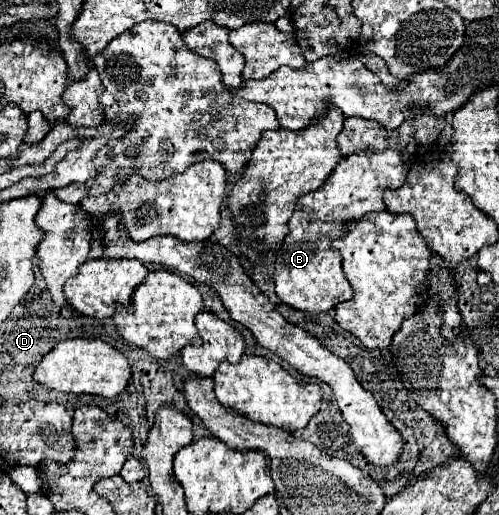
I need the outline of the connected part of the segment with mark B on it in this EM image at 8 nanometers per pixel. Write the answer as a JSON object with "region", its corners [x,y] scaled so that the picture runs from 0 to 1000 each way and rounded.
{"region":[[[804,293],[707,297],[679,313],[647,363],[595,386],[591,414],[579,425],[579,456],[555,483],[547,534],[555,577],[567,588],[599,604],[639,608],[707,577],[707,561],[687,534],[683,491],[667,483],[663,472],[675,460],[687,460],[691,437],[731,421],[735,414],[760,414],[772,406],[768,371],[800,367],[812,355],[824,313],[828,305]]]}

